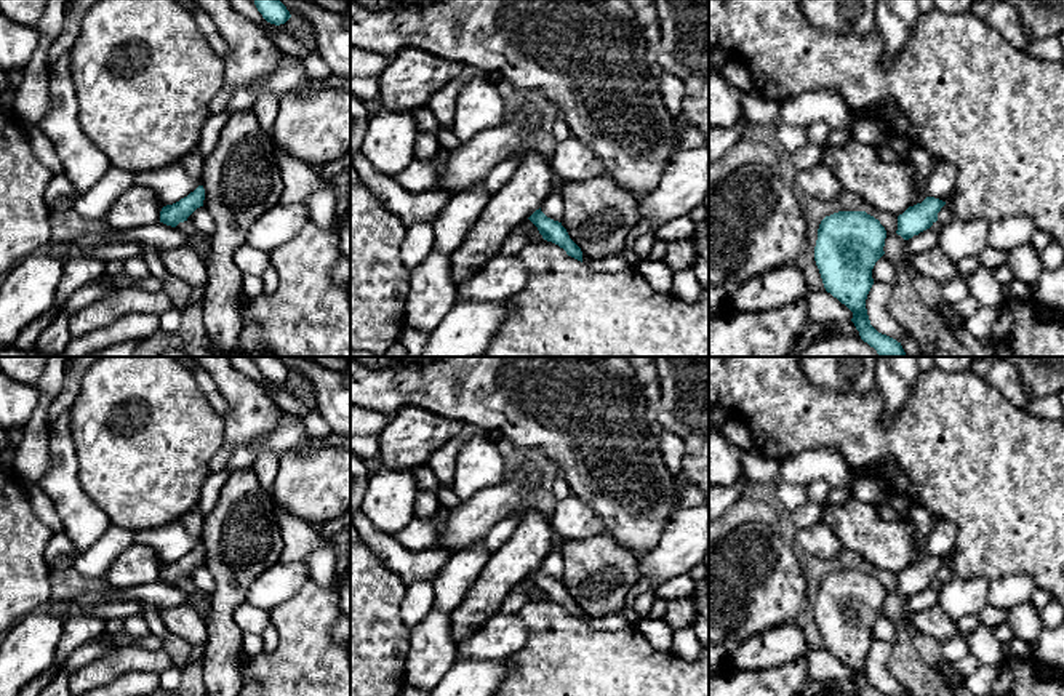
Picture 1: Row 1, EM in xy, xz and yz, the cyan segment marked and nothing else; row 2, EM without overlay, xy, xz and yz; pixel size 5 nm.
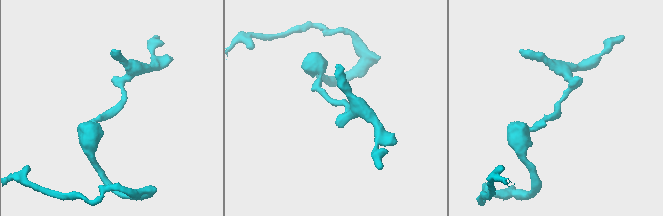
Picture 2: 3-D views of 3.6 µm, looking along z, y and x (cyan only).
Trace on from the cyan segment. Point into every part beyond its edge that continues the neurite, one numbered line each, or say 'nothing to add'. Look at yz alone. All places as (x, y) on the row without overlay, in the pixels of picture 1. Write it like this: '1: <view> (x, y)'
1: yz (924, 520)

